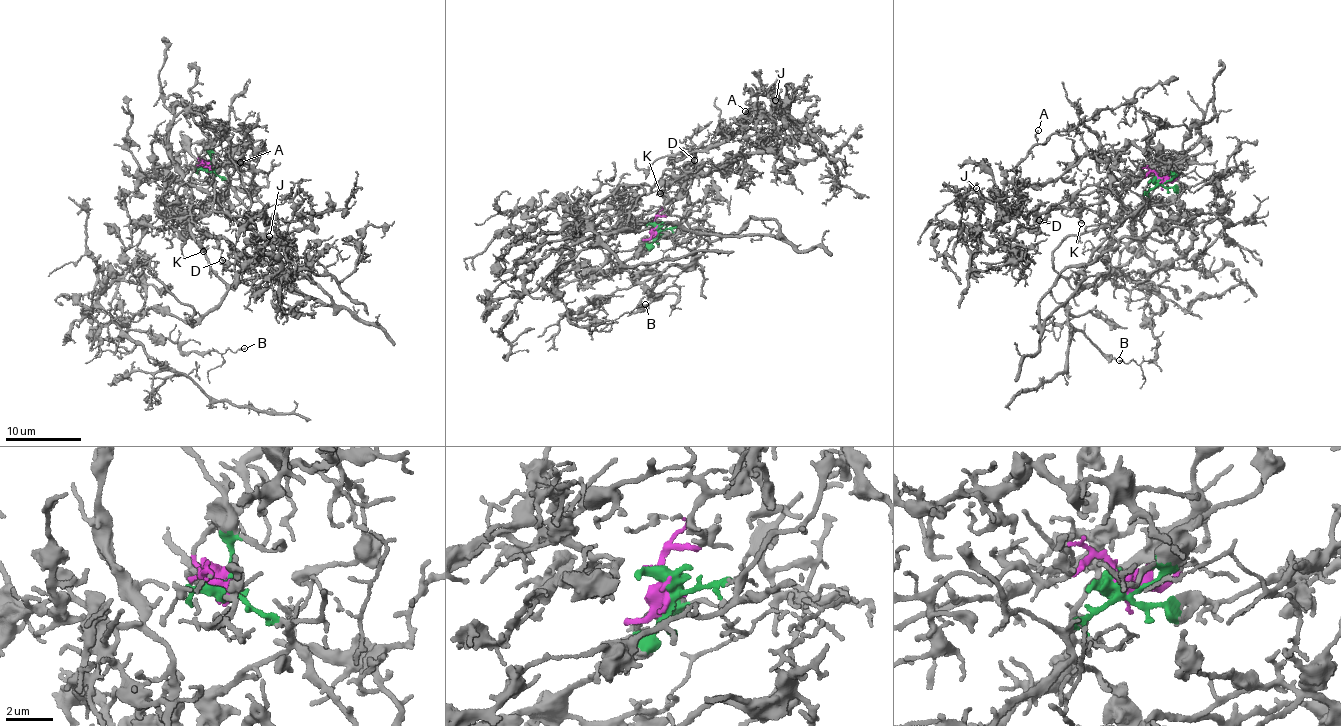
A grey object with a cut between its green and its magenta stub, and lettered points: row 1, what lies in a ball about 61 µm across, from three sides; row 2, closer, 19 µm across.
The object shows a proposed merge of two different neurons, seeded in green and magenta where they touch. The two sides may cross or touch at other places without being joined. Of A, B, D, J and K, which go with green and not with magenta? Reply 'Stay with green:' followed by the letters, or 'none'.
Stay with green: B

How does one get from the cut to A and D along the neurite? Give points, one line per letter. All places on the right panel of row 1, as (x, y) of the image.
A: (1158, 181), (1151, 172), (1138, 181), (1105, 176), (994, 249), (979, 227), (978, 207), (1001, 191), (1038, 131)
D: (1158, 181), (1151, 172), (1138, 181), (1105, 176), (1023, 228), (1039, 225), (1046, 211), (1060, 209), (1038, 220)

